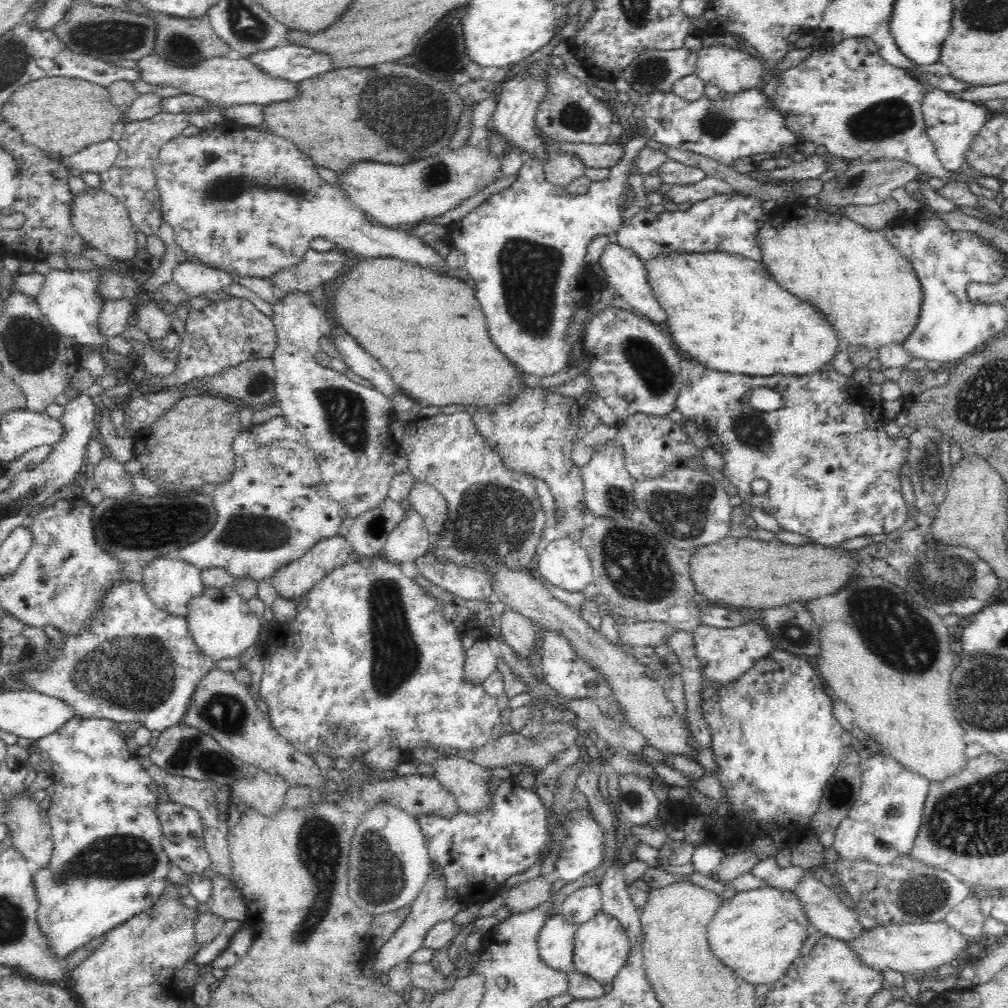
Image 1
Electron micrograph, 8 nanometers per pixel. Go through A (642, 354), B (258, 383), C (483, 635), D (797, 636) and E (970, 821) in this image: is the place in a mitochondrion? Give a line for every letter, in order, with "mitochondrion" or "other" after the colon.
A: mitochondrion
B: mitochondrion
C: other
D: mitochondrion
E: mitochondrion

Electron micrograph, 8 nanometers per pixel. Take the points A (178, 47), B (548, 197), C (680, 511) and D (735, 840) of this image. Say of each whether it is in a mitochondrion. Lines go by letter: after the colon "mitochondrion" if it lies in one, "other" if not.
A: mitochondrion
B: other
C: mitochondrion
D: other

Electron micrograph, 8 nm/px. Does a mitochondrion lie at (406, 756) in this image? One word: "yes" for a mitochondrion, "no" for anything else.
no

